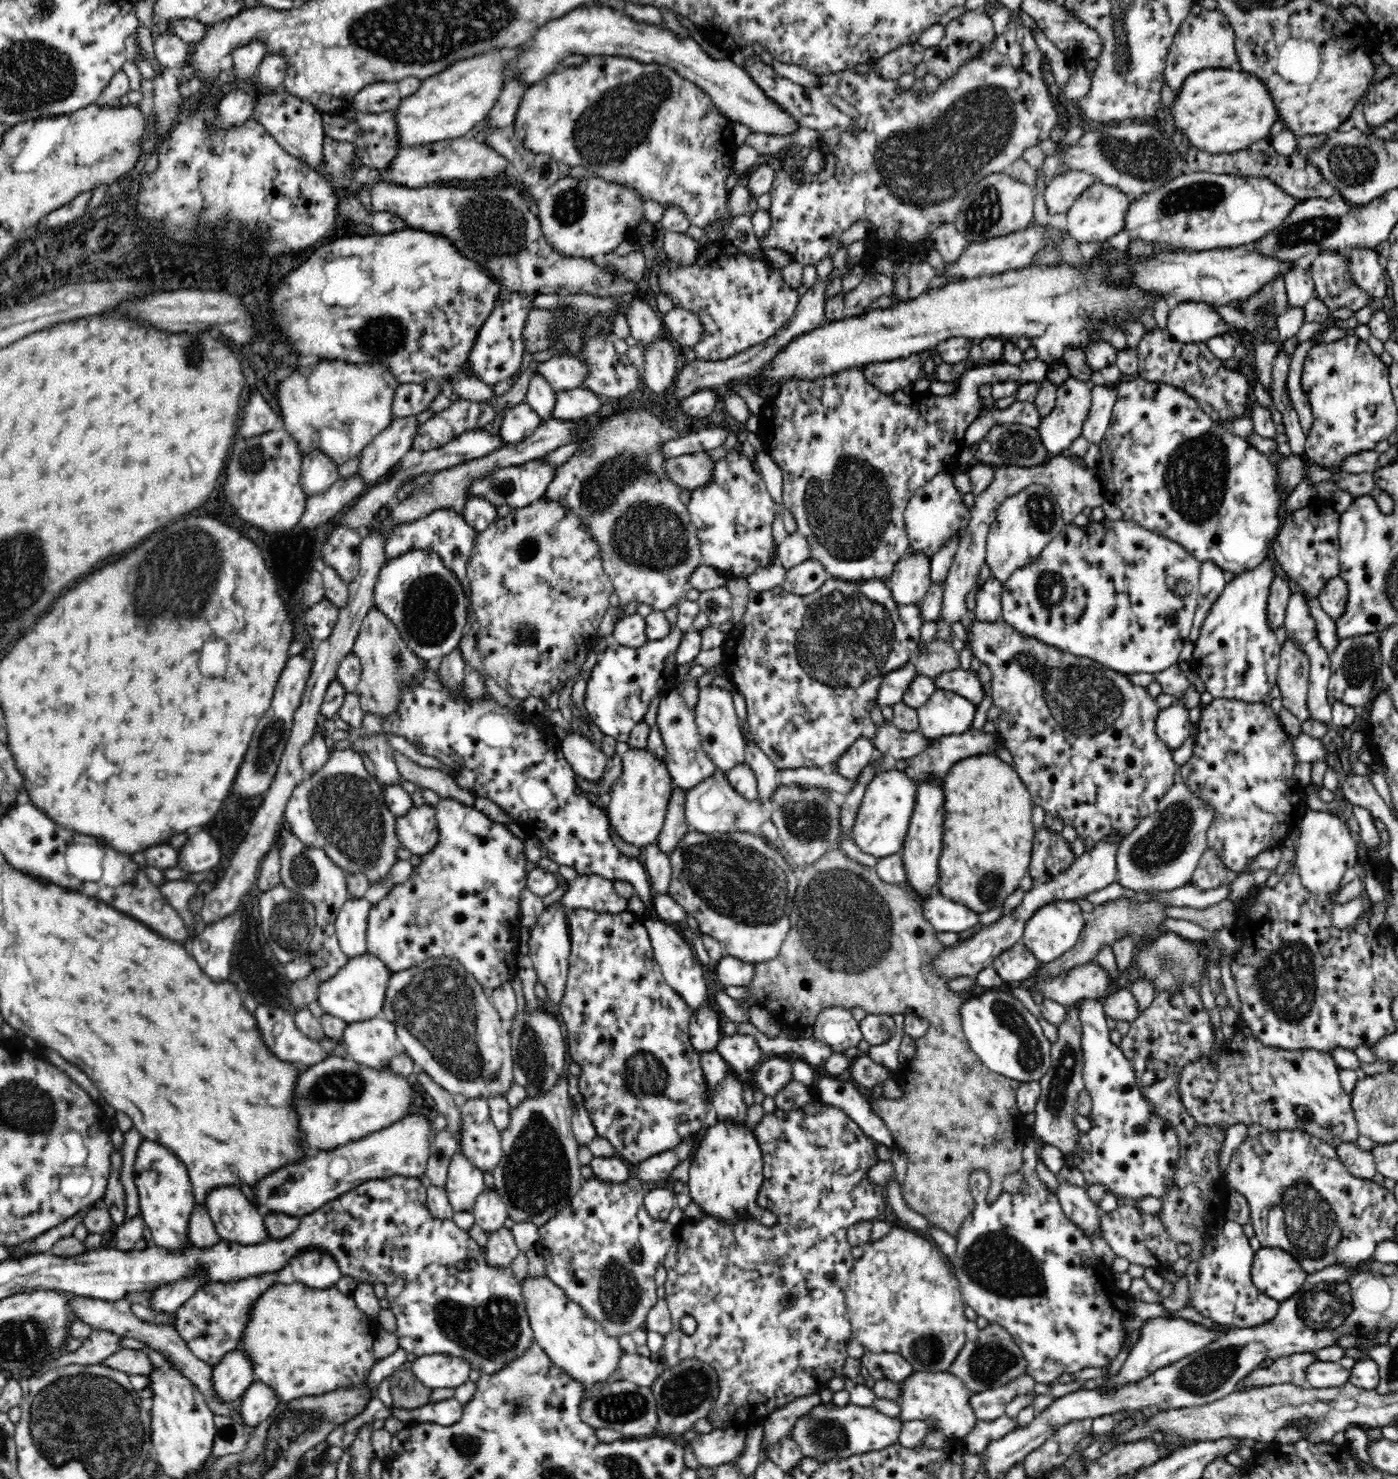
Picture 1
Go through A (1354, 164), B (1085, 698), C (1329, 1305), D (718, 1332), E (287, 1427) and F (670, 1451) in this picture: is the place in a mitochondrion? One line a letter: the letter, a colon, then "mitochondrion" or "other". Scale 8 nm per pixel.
A: mitochondrion
B: mitochondrion
C: mitochondrion
D: other
E: mitochondrion
F: other

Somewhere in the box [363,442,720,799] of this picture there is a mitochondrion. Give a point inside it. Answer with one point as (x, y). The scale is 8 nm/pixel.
(647, 535)

